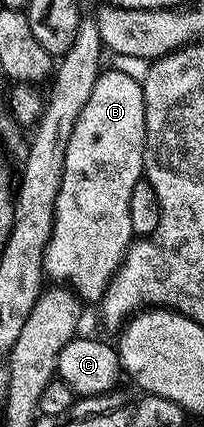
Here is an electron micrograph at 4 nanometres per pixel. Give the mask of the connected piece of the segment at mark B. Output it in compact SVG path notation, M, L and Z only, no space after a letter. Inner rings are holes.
M112 70L102 71L101 76L95 82L95 90L91 90L91 98L87 98L87 106L83 106L83 114L79 114L79 122L75 122L75 130L71 130L71 142L67 142L63 178L59 186L59 198L55 202L53 233L45 251L45 270L50 281L62 282L64 285L70 286L85 302L88 300L97 302L104 296L111 278L116 274L117 267L125 261L125 253L129 251L129 245L135 239L130 219L131 190L134 189L137 182L143 179L145 170L145 99L141 85L142 81L127 78L127 74L119 74Z

